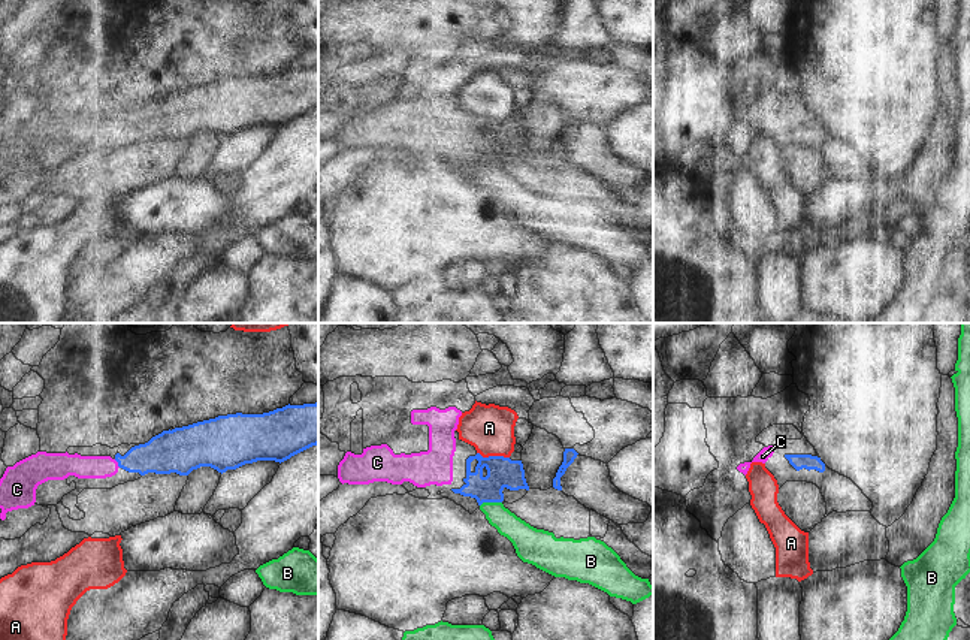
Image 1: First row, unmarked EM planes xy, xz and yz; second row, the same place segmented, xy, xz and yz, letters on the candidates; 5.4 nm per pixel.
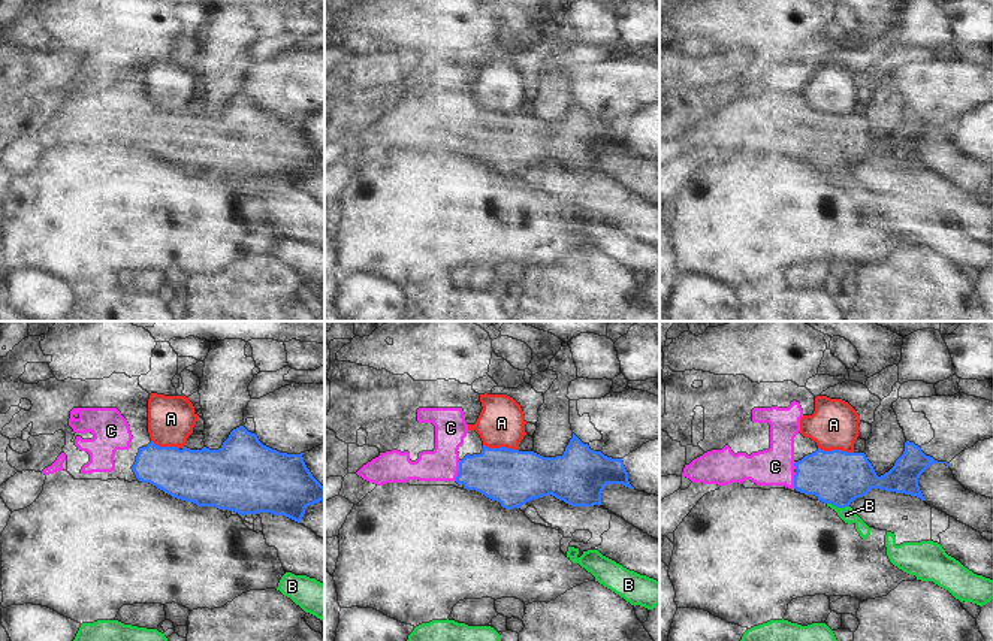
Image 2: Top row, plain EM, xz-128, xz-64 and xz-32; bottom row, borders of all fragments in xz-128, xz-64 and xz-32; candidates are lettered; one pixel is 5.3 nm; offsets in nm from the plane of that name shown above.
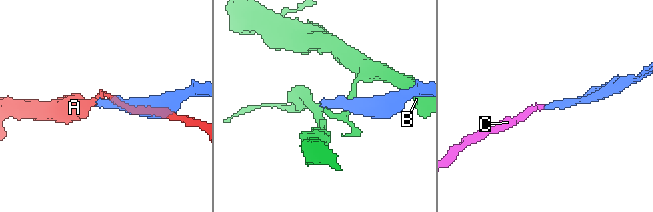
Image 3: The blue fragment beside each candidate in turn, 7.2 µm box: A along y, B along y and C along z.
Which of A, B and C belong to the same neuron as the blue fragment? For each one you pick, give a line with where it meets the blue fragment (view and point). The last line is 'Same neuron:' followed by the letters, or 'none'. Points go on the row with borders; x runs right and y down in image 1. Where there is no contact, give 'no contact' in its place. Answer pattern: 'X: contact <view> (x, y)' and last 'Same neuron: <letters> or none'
C: contact xy (118, 464)
Same neuron: C

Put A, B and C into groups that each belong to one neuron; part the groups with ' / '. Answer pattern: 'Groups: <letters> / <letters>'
Groups: A / B / C.

